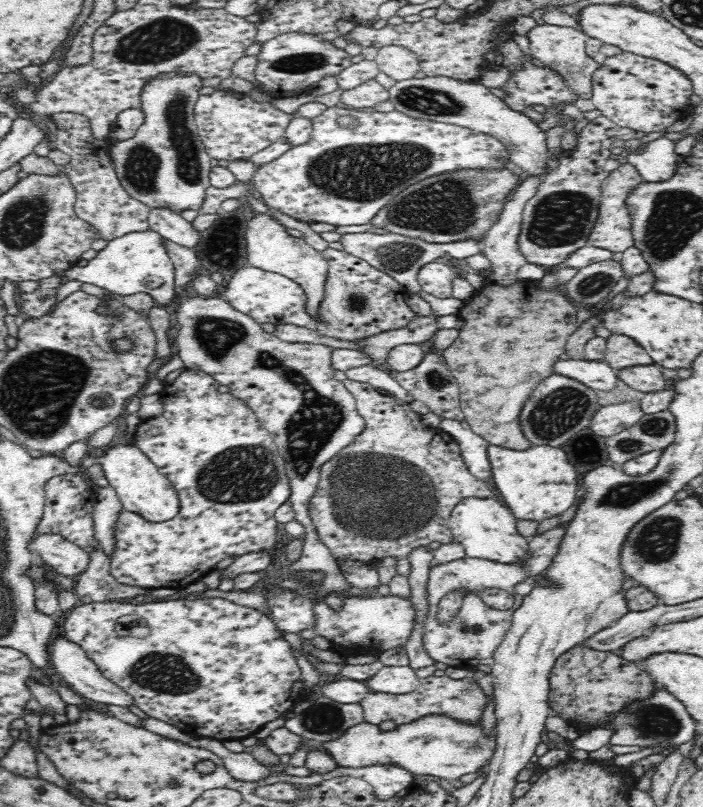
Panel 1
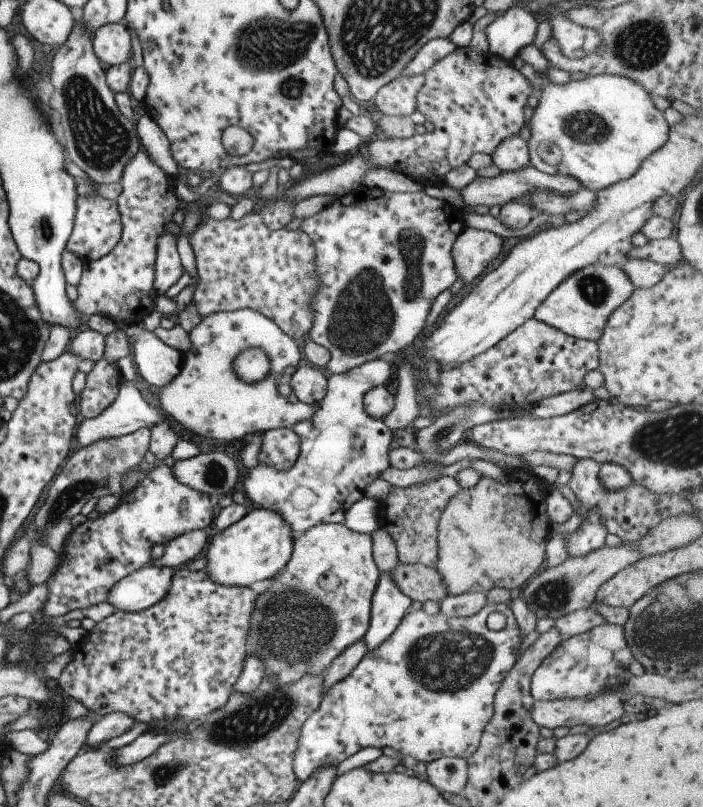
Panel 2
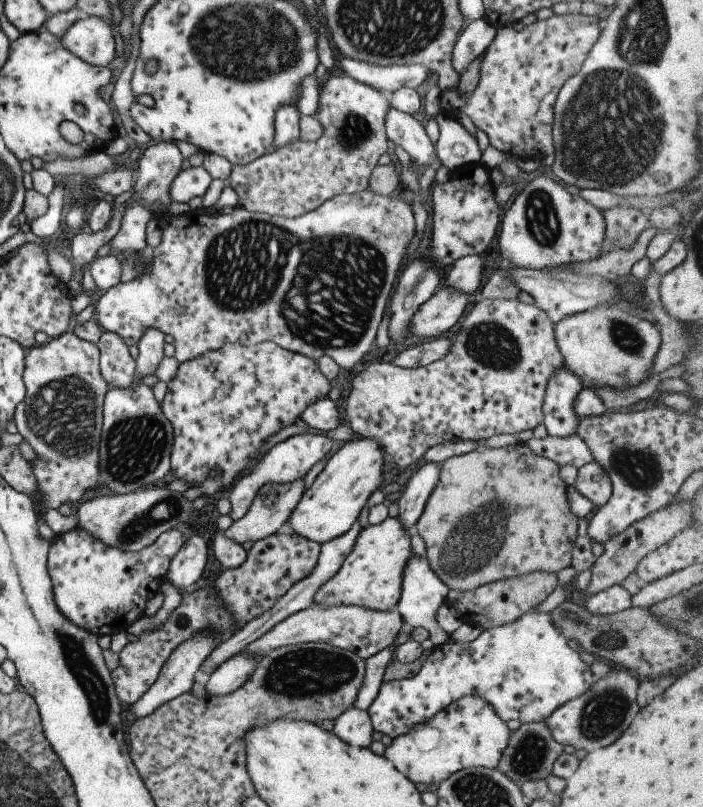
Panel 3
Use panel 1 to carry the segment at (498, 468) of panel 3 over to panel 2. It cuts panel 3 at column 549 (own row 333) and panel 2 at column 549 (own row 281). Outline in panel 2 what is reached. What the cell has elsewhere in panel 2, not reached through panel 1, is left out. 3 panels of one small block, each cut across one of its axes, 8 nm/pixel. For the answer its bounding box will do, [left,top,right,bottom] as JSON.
[434,469,552,595]

